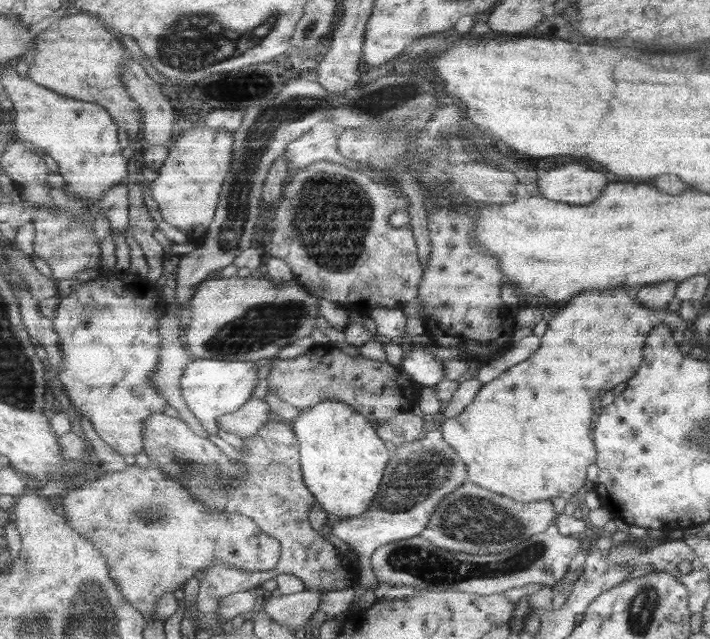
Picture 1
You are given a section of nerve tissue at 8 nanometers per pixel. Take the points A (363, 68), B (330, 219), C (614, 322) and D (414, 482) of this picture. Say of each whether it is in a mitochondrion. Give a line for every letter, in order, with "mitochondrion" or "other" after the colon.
A: other
B: mitochondrion
C: mitochondrion
D: mitochondrion

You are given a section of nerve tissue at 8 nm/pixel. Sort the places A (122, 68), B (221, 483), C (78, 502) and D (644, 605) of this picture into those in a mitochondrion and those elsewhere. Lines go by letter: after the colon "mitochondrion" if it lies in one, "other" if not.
A: other
B: mitochondrion
C: other
D: mitochondrion

